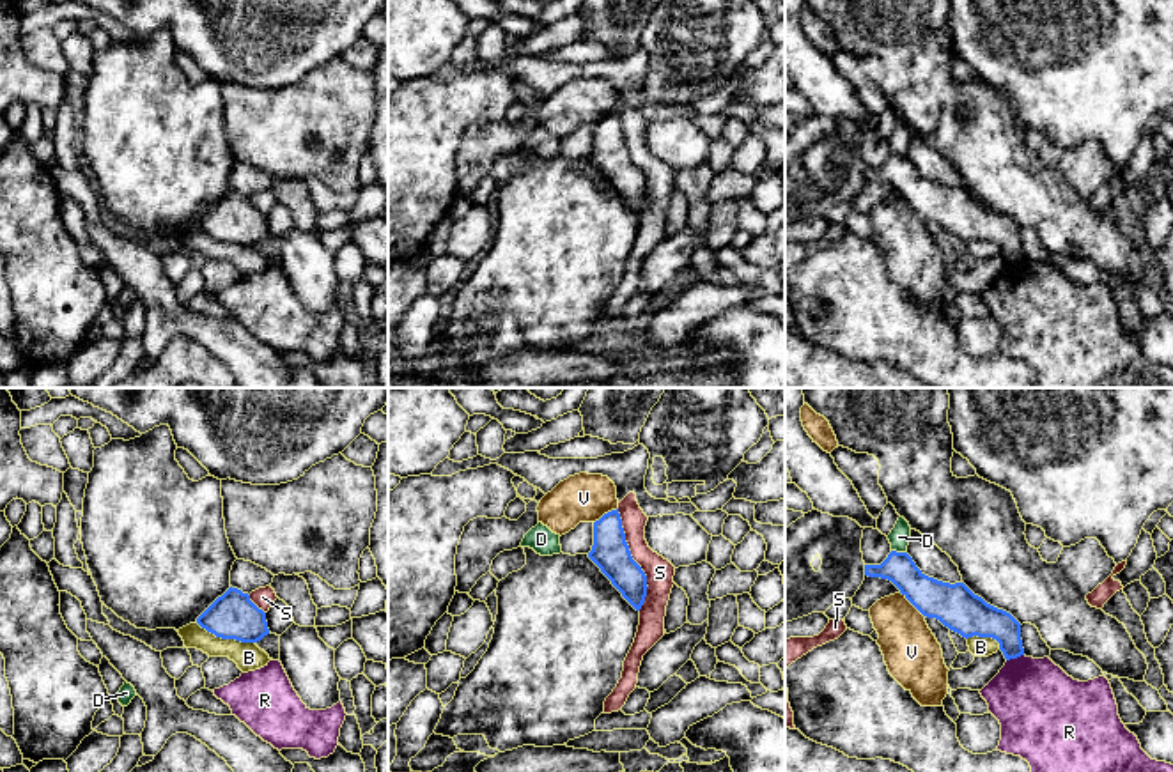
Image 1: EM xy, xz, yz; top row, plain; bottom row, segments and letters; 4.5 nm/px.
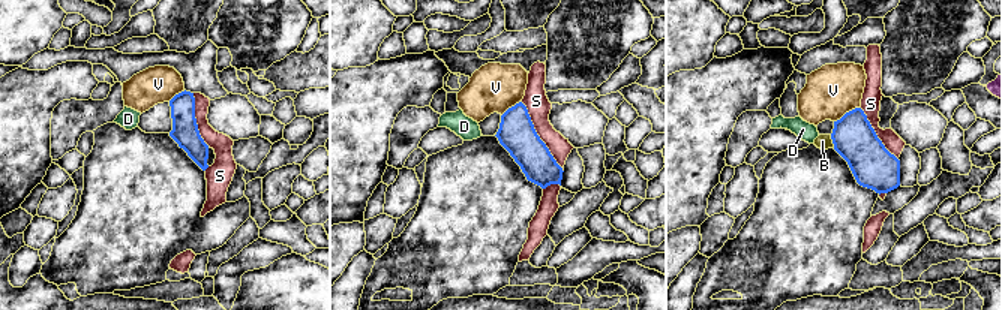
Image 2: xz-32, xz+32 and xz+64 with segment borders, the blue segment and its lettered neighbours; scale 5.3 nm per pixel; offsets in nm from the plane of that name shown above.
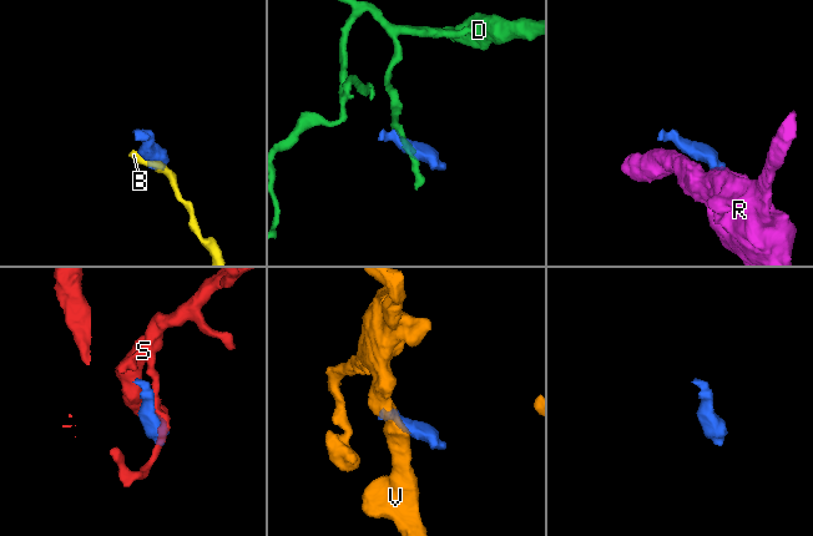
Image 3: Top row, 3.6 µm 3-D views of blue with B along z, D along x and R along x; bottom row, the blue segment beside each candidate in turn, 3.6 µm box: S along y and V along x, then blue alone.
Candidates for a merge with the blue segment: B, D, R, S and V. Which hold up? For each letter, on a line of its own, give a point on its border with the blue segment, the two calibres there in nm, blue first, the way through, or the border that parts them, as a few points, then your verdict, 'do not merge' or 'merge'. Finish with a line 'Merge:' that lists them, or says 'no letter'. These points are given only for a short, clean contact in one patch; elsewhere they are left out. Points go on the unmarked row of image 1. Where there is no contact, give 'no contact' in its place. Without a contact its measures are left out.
B: meets blue in xy at (225, 241); 200 nm thick on the blue side, 130 nm on the other; border along xy (195, 225), (217, 239), (254, 247); do not merge
D: meets blue in yz at (899, 156); 170 nm thick on the blue side, 90 nm on the other; border along yz (892, 153), (906, 156); do not merge
R: meets blue in yz at (1014, 261); 160 nm thick on the blue side, 380 nm on the other; border along yz (1023, 257), (1007, 264); do not merge
S: meets blue in xz at (633, 163); 170 nm thick on the blue side, 130 nm on the other; do not merge
V: meets blue in yz at (911, 206); 200 nm thick on the blue side, 260 nm on the other; do not merge
Merge: no letter

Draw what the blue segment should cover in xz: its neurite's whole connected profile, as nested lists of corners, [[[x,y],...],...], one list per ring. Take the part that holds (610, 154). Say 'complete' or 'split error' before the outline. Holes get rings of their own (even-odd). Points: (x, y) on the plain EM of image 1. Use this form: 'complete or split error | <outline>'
complete | [[[618,112],[594,126],[594,149],[588,161],[622,200],[640,214],[649,191],[647,179],[631,159]]]

